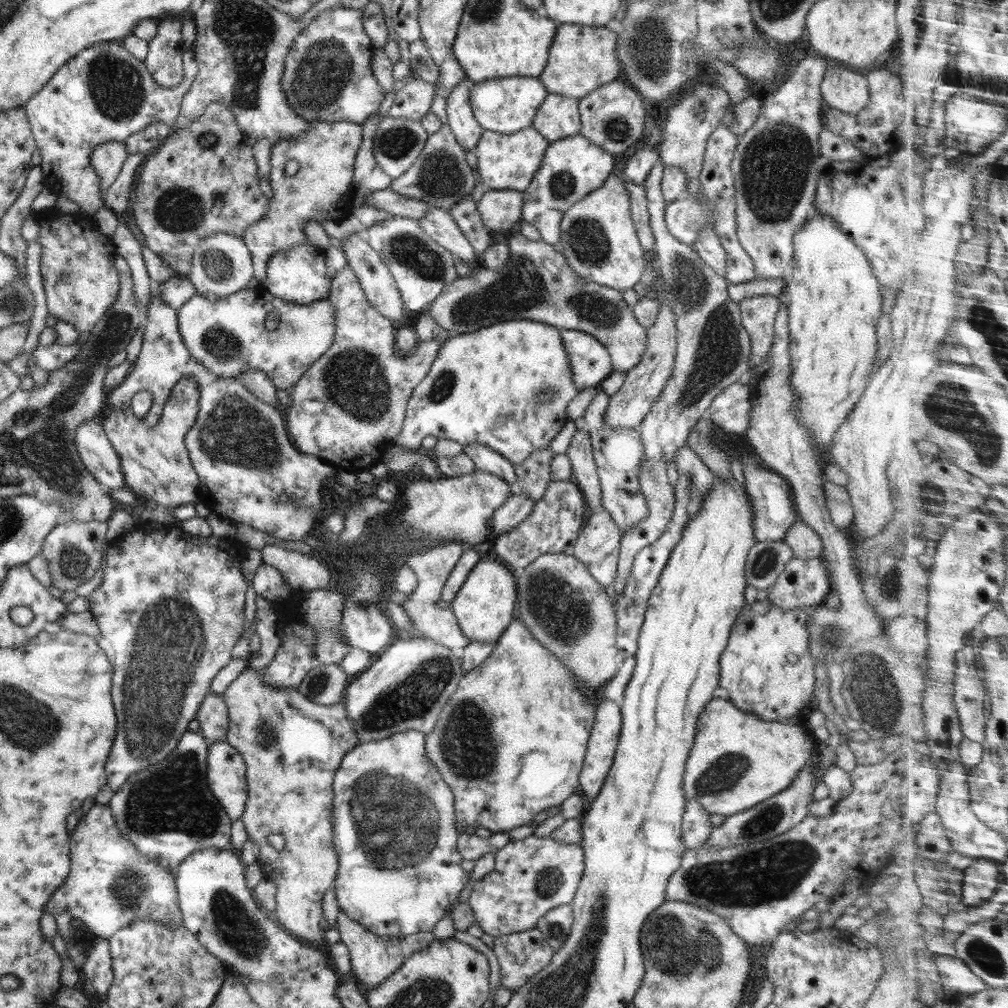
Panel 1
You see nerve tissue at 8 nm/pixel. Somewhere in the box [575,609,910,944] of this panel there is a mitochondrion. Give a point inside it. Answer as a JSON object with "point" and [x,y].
{"point":[770,873]}

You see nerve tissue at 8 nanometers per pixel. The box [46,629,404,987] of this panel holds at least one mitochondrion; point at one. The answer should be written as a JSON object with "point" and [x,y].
{"point":[174,799]}

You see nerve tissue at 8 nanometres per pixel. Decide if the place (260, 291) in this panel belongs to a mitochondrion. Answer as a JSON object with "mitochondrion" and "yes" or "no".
{"mitochondrion":"no"}

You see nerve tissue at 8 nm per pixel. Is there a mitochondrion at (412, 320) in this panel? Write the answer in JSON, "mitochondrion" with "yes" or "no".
{"mitochondrion":"no"}

